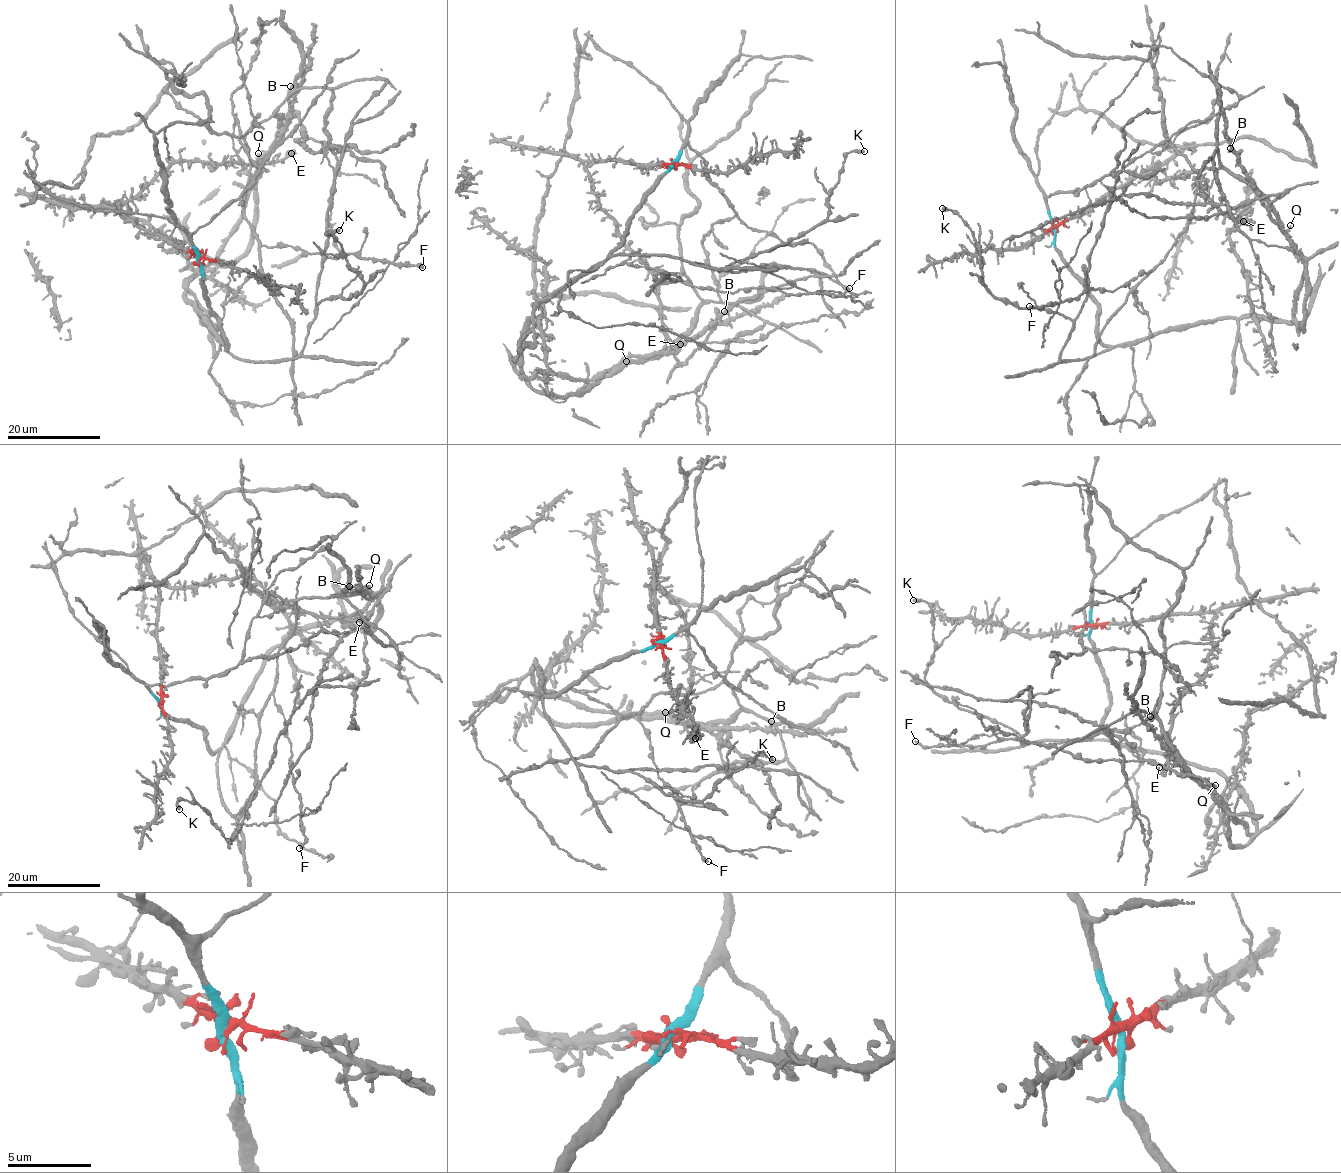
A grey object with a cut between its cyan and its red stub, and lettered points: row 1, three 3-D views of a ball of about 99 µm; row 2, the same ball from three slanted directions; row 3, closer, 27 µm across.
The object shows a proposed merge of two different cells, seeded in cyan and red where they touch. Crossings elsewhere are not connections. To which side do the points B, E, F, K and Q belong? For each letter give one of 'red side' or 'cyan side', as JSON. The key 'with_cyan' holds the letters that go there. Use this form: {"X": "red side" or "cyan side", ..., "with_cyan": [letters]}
{"B": "cyan side", "E": "red side", "F": "cyan side", "K": "cyan side", "Q": "cyan side", "with_cyan": ["B", "F", "K", "Q"]}

